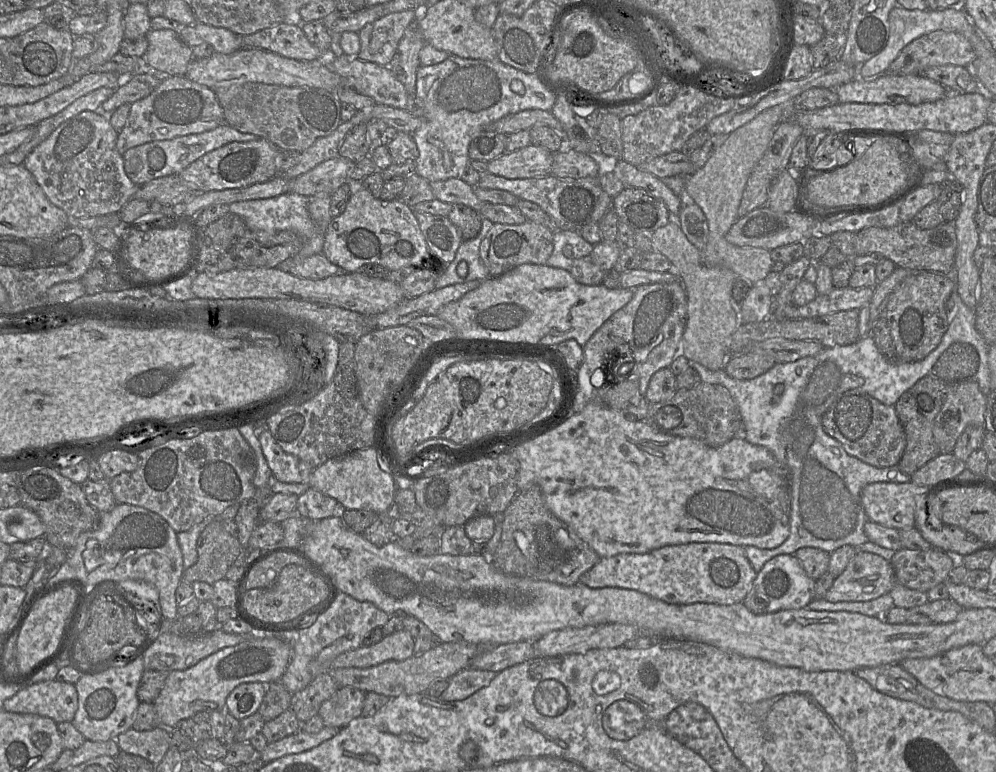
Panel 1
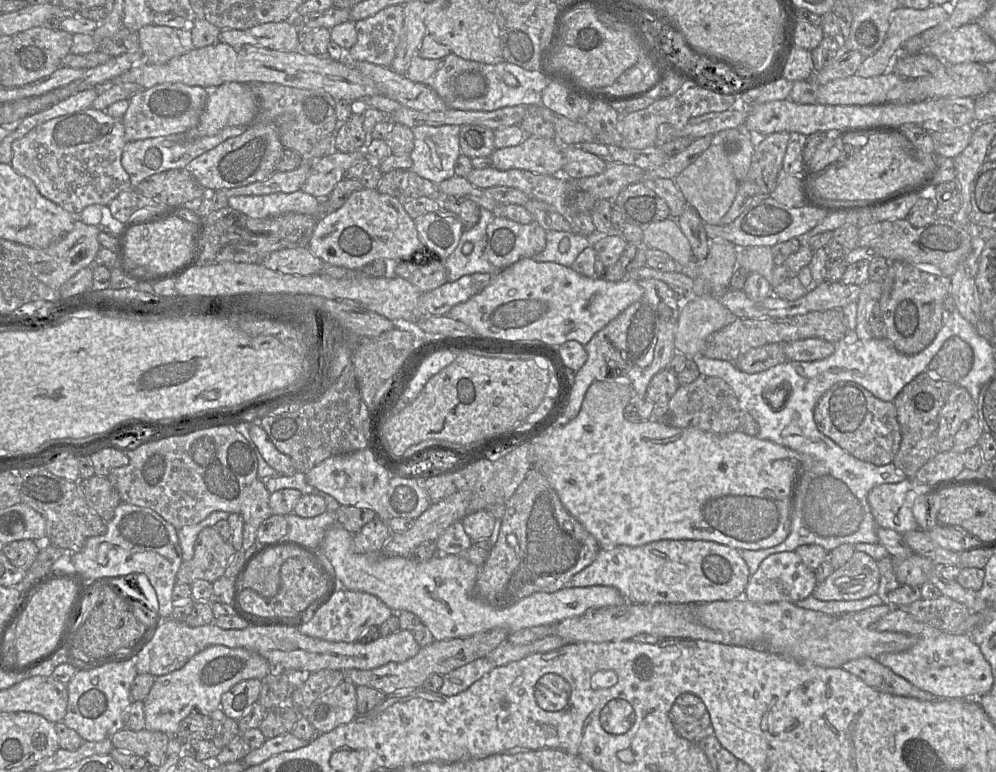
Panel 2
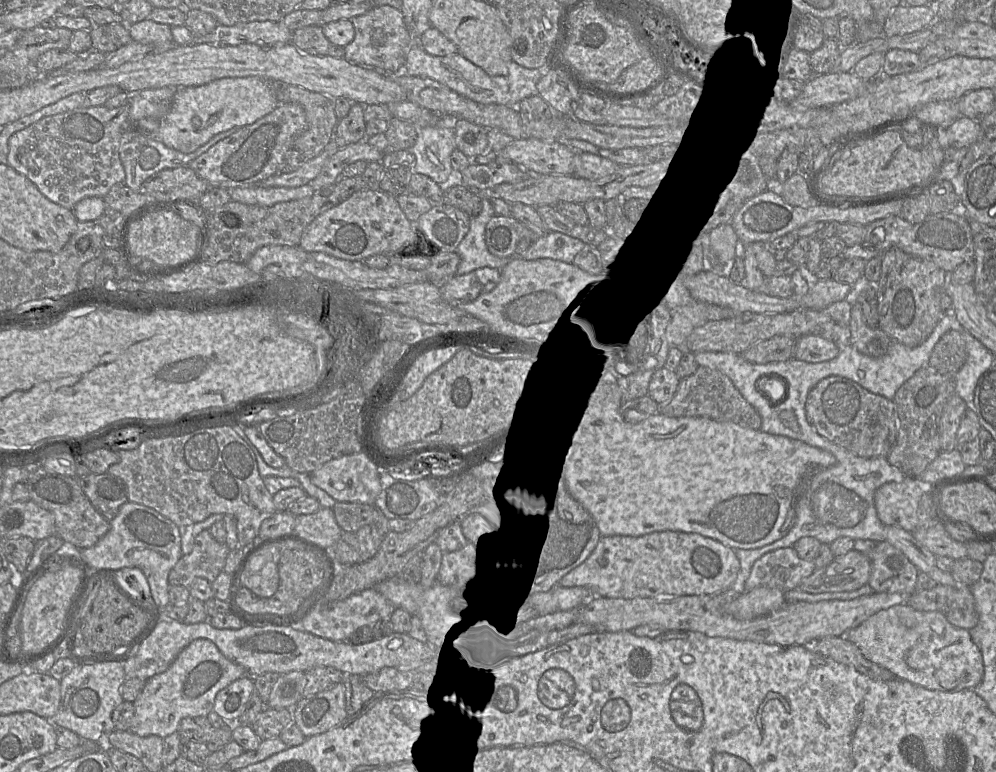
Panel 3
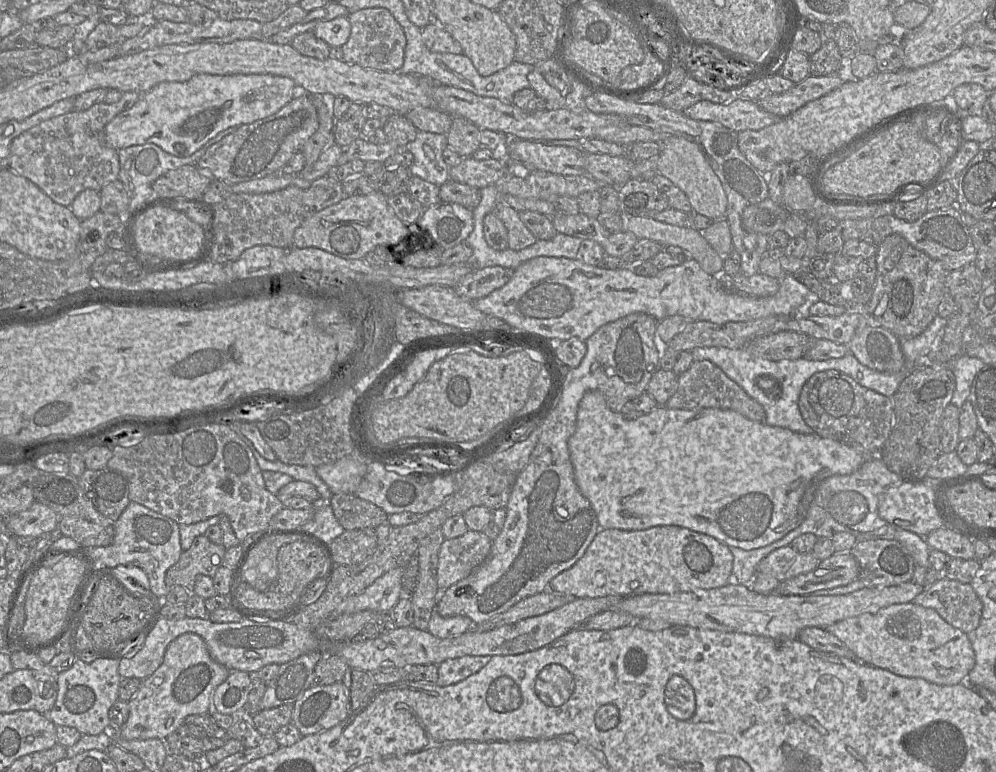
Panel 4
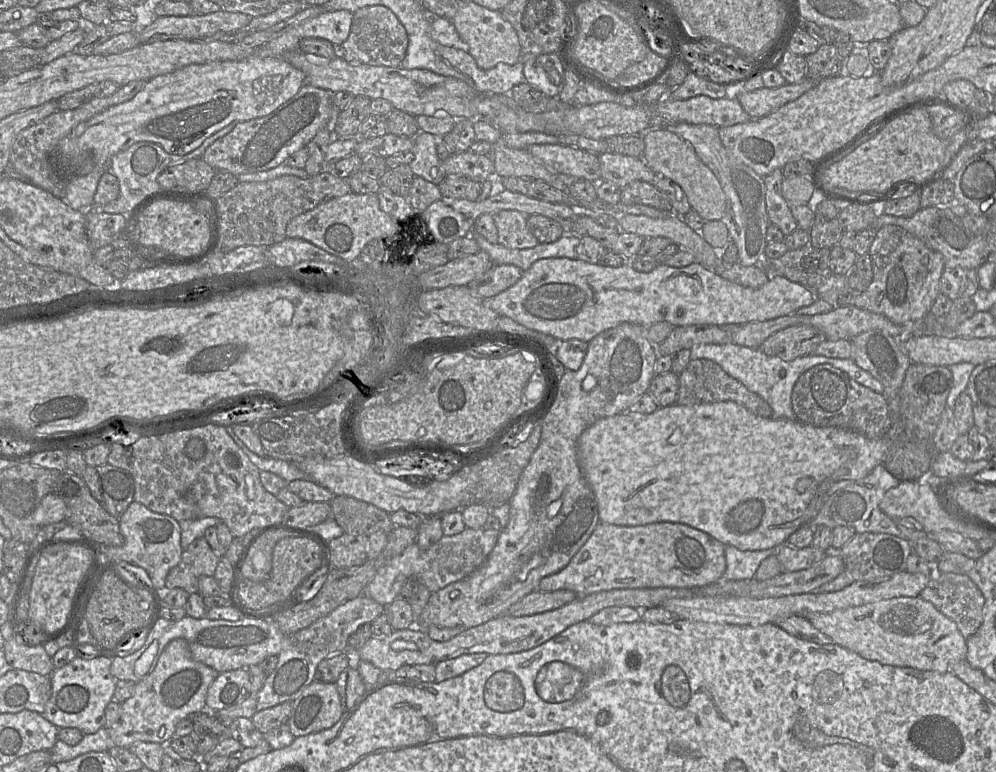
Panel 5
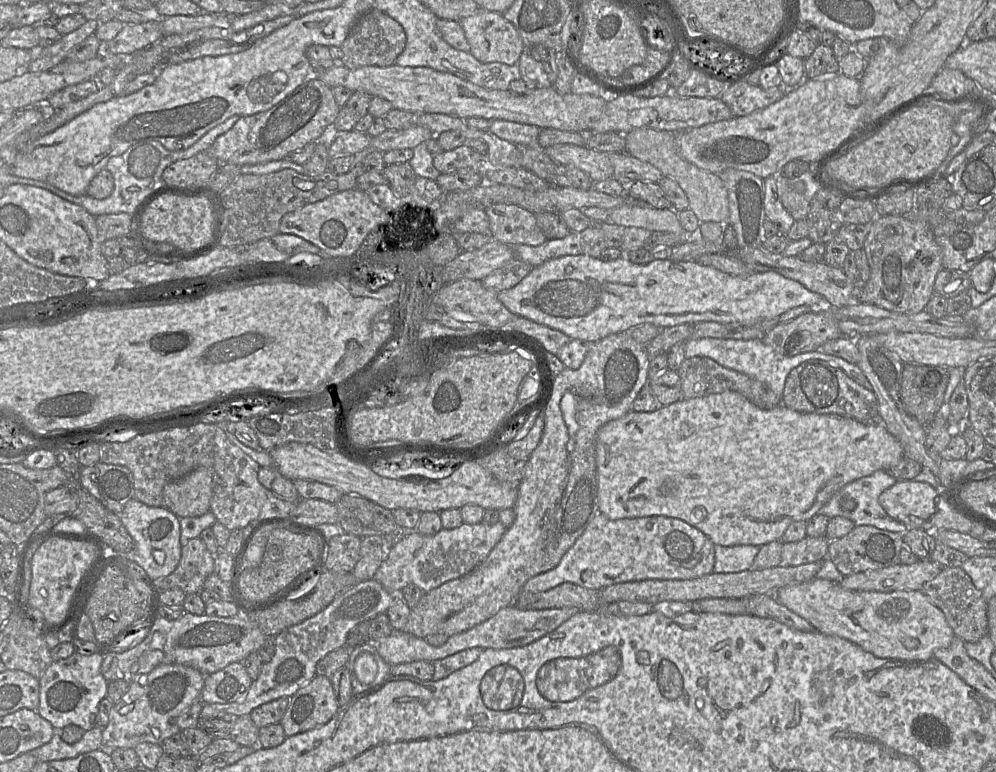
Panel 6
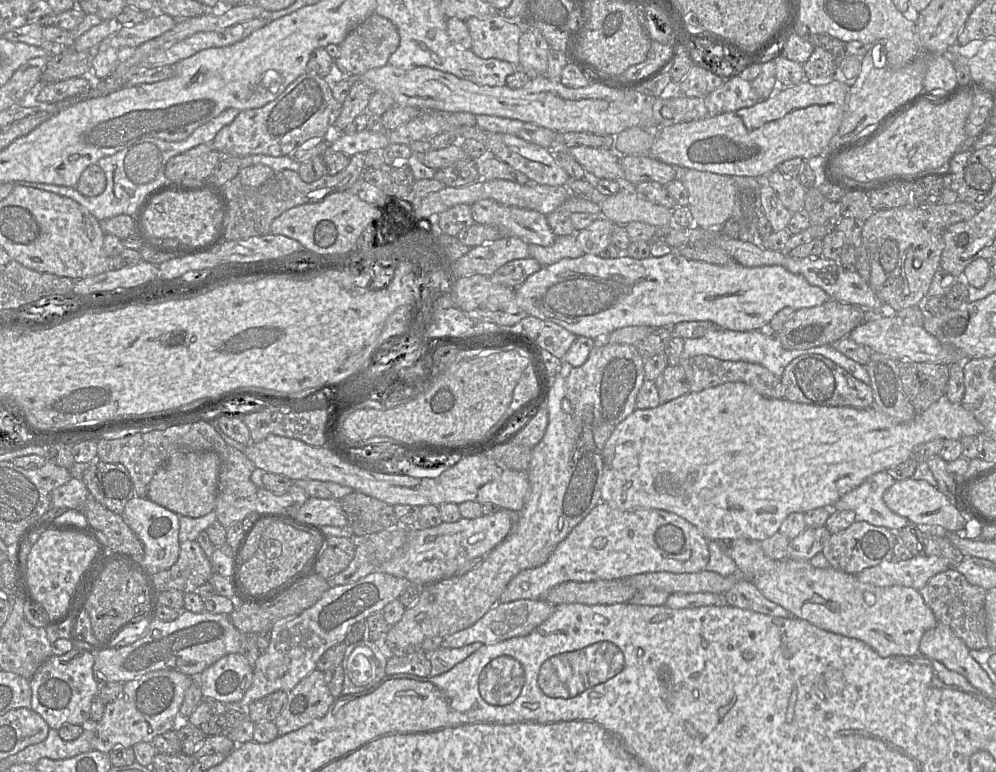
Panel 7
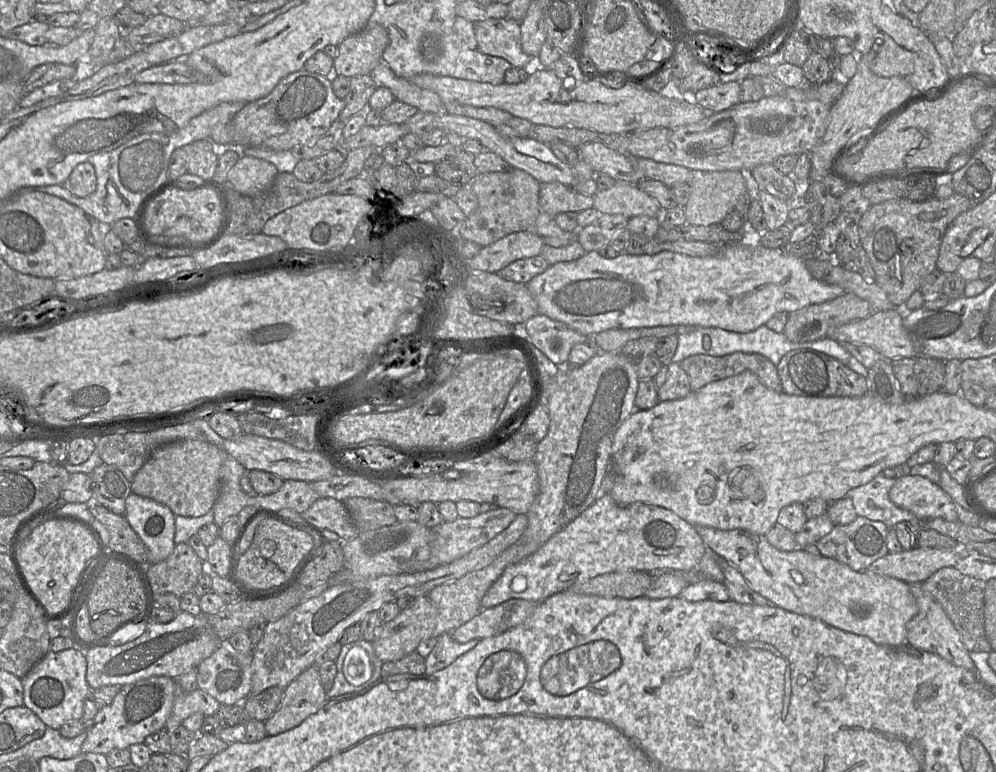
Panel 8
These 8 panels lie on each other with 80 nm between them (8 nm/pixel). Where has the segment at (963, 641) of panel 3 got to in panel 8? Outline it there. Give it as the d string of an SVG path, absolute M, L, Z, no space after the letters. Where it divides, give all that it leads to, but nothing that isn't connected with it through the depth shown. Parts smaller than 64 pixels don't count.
M694 527L706 548L735 566L750 587L773 605L866 636L879 645L907 644L906 625L917 614L918 606L906 582L867 570L854 571L835 559L815 556L798 546L793 551L781 551L770 545L765 535L742 529Z

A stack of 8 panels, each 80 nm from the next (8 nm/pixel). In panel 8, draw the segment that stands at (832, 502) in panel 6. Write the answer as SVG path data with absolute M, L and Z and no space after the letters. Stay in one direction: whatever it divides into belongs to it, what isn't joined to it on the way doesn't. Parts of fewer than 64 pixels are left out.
M880 473L867 484L851 489L846 496L852 500L857 516L880 521L888 528L902 521L918 523L915 515L897 507L889 499L889 490L895 482L896 479Z

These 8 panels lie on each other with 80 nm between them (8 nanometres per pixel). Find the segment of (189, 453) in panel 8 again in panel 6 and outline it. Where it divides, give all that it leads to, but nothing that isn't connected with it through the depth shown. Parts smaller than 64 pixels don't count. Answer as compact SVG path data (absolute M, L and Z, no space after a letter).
M198 467L165 485L164 507L179 518L201 516L210 511L212 491L212 472L205 467Z

